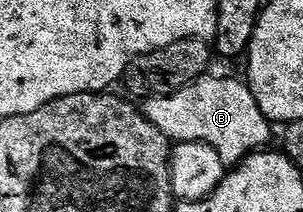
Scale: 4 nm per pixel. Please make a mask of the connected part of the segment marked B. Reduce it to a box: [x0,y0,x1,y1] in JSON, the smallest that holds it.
[145,74,272,165]

